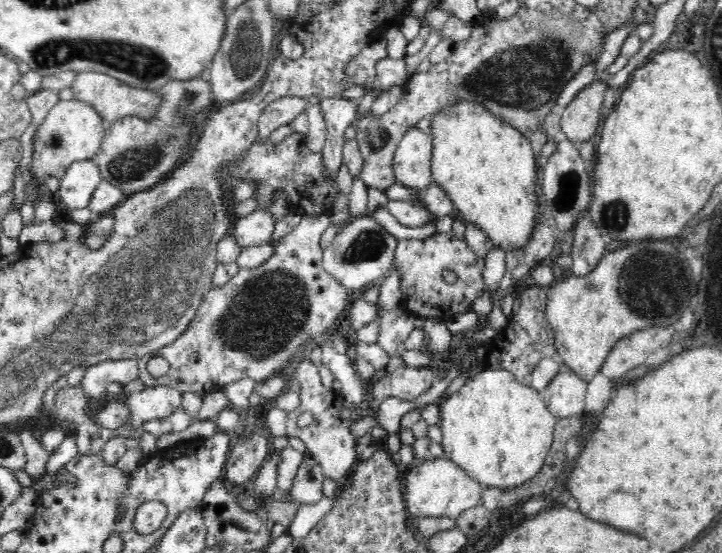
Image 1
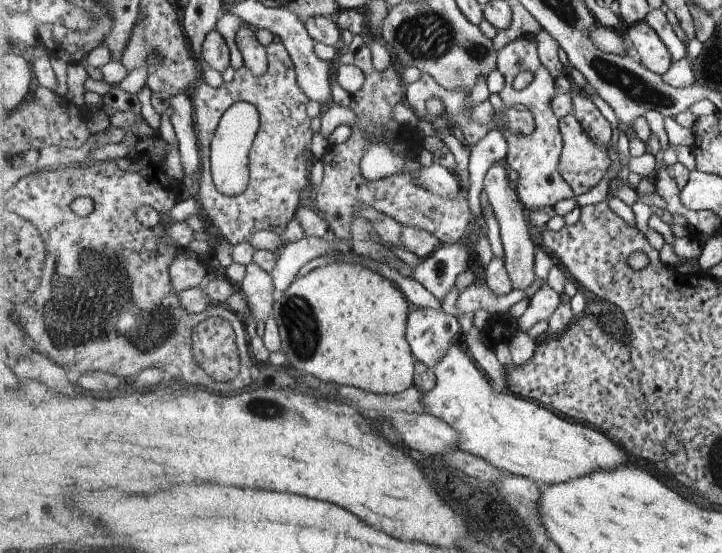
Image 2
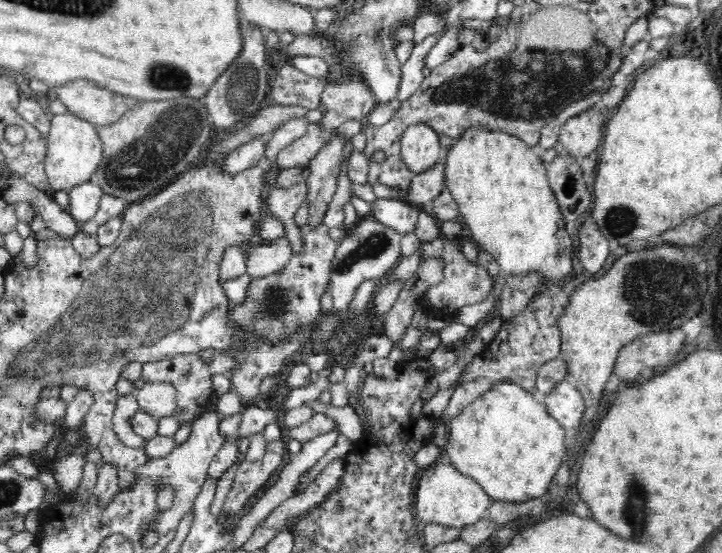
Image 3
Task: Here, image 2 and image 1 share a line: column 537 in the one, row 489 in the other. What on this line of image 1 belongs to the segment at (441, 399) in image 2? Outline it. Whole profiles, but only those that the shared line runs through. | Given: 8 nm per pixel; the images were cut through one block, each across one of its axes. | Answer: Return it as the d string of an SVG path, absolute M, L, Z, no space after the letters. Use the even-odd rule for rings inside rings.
M446 456L430 459L425 458L406 469L402 475L402 494L405 511L408 516L418 517L448 517L458 518L462 512L480 503L483 486ZM414 514L414 516L412 516Z

